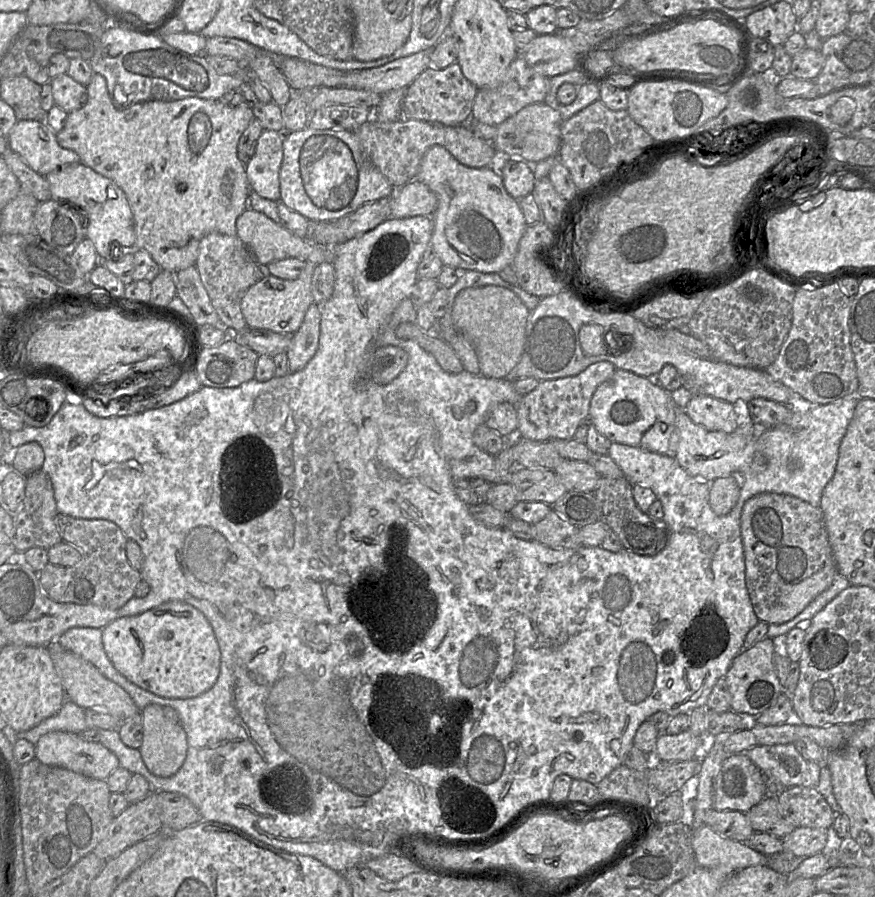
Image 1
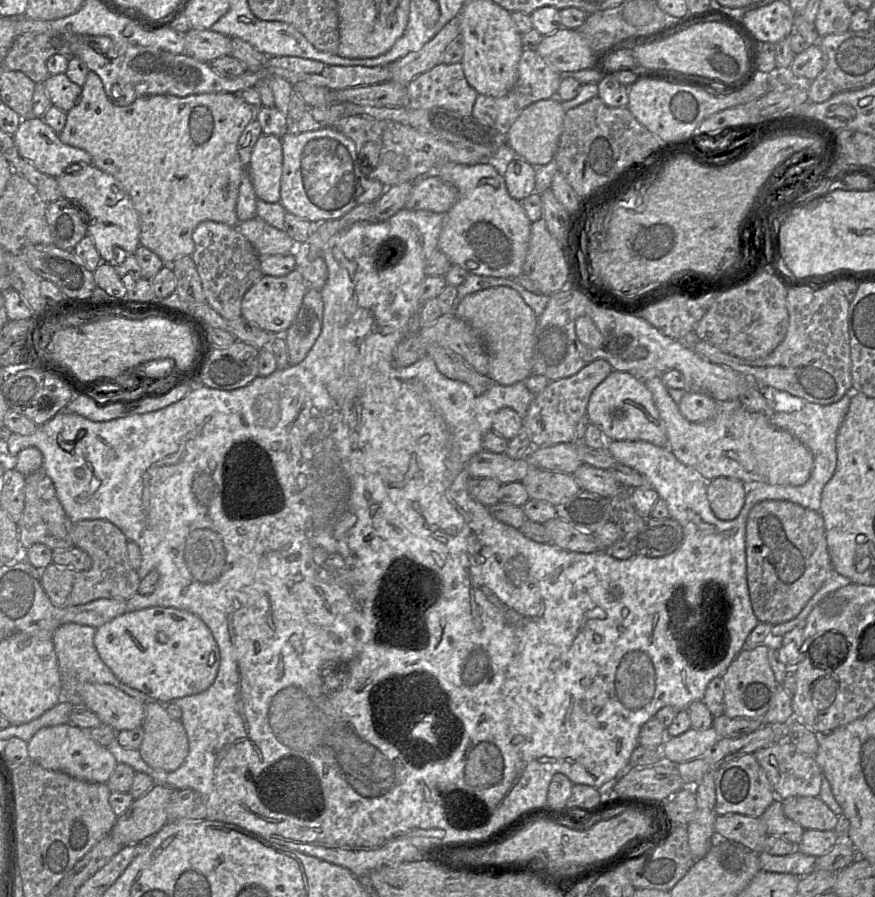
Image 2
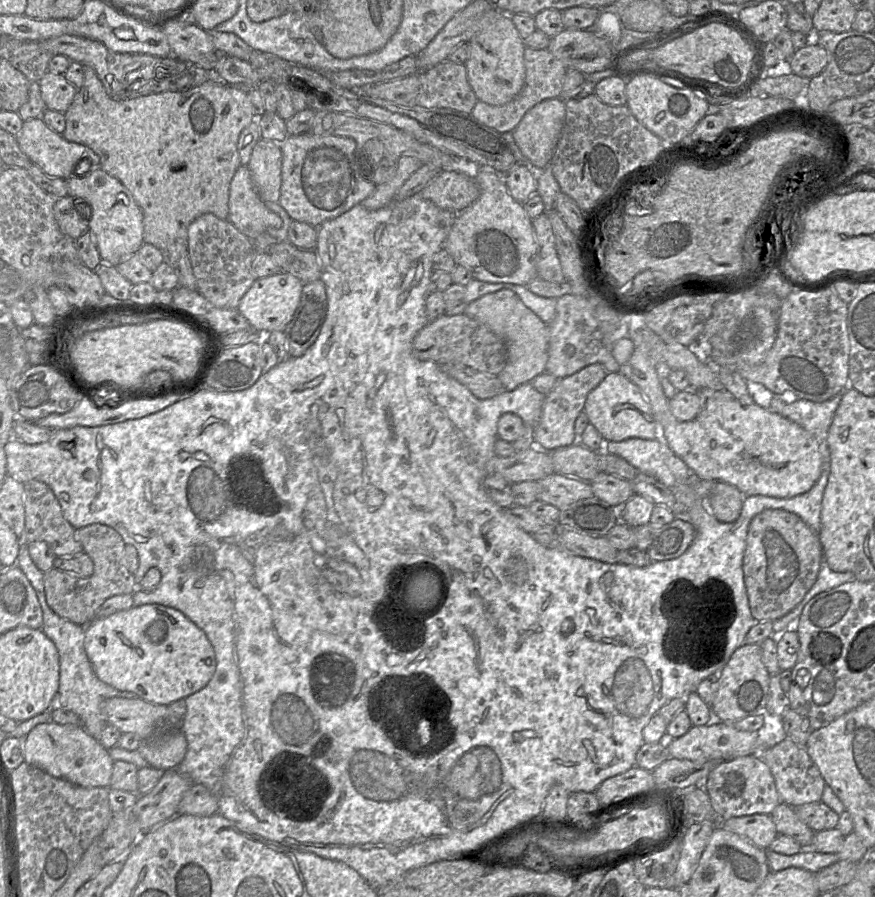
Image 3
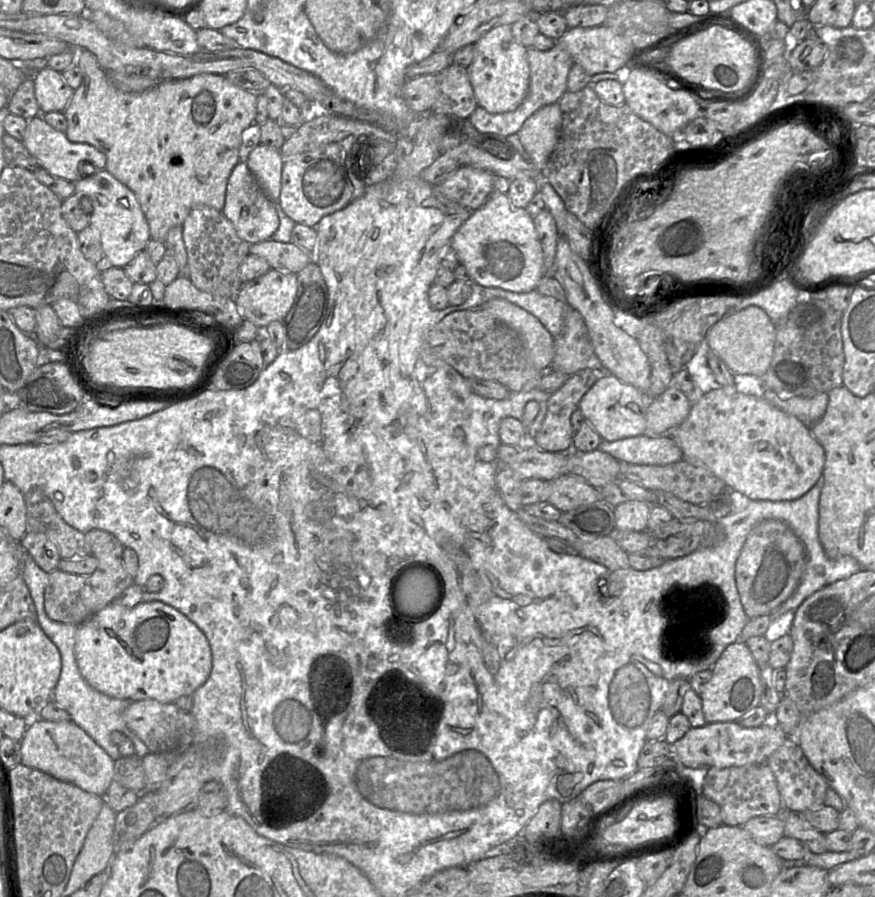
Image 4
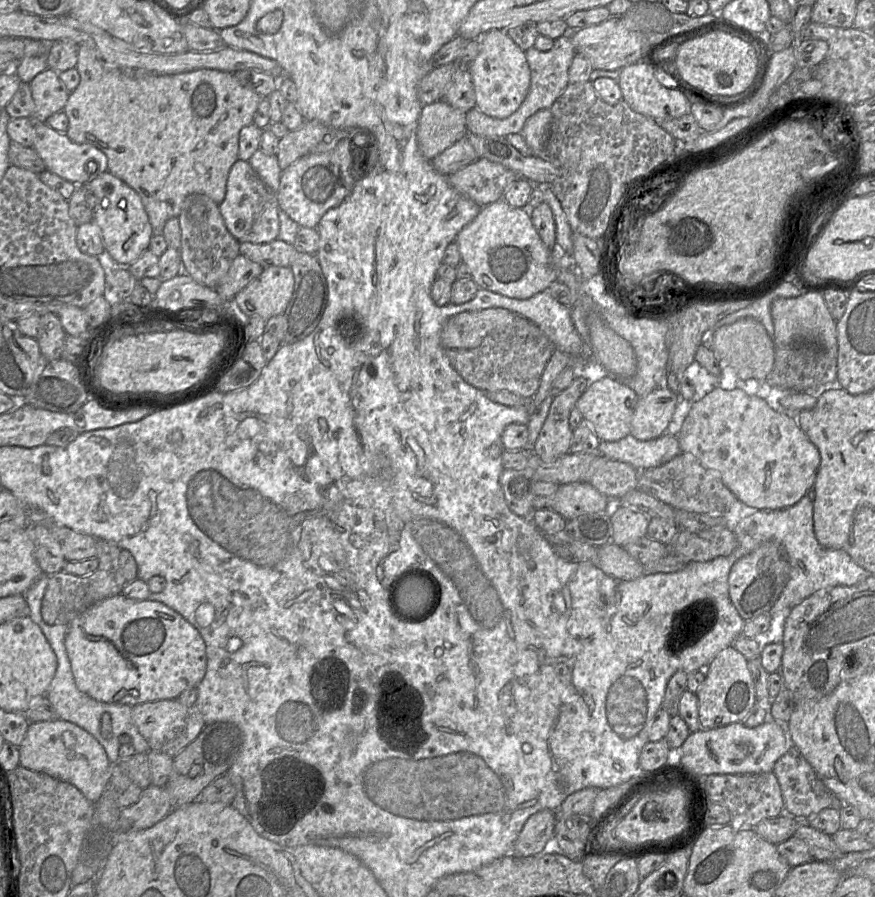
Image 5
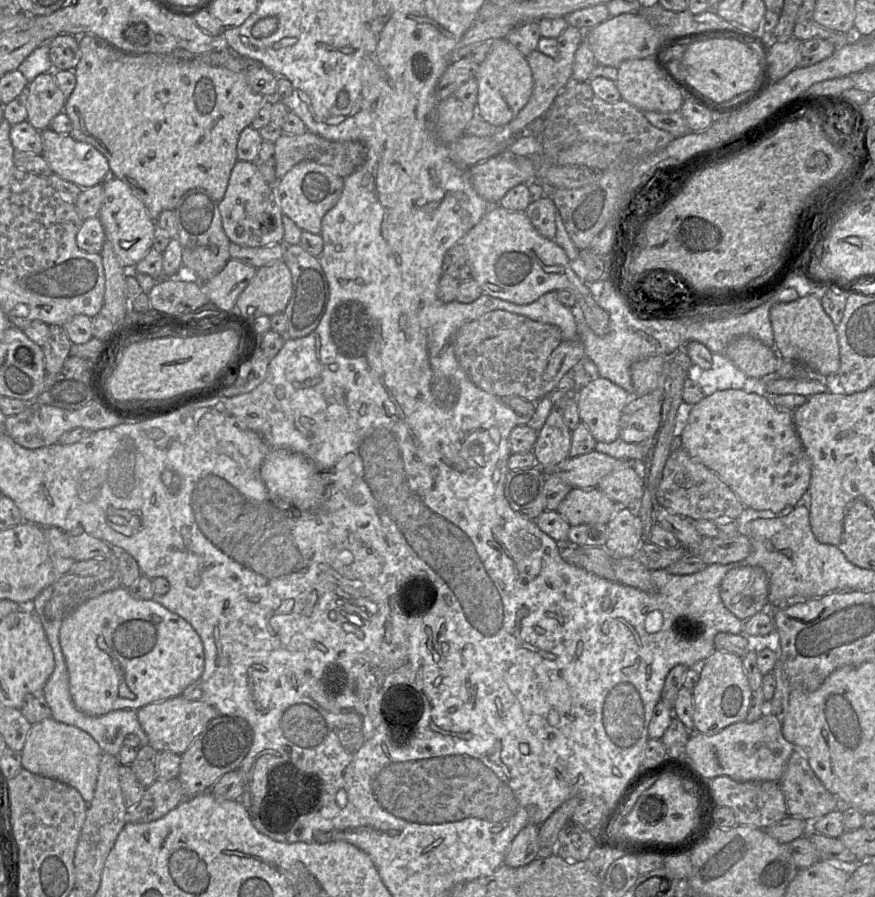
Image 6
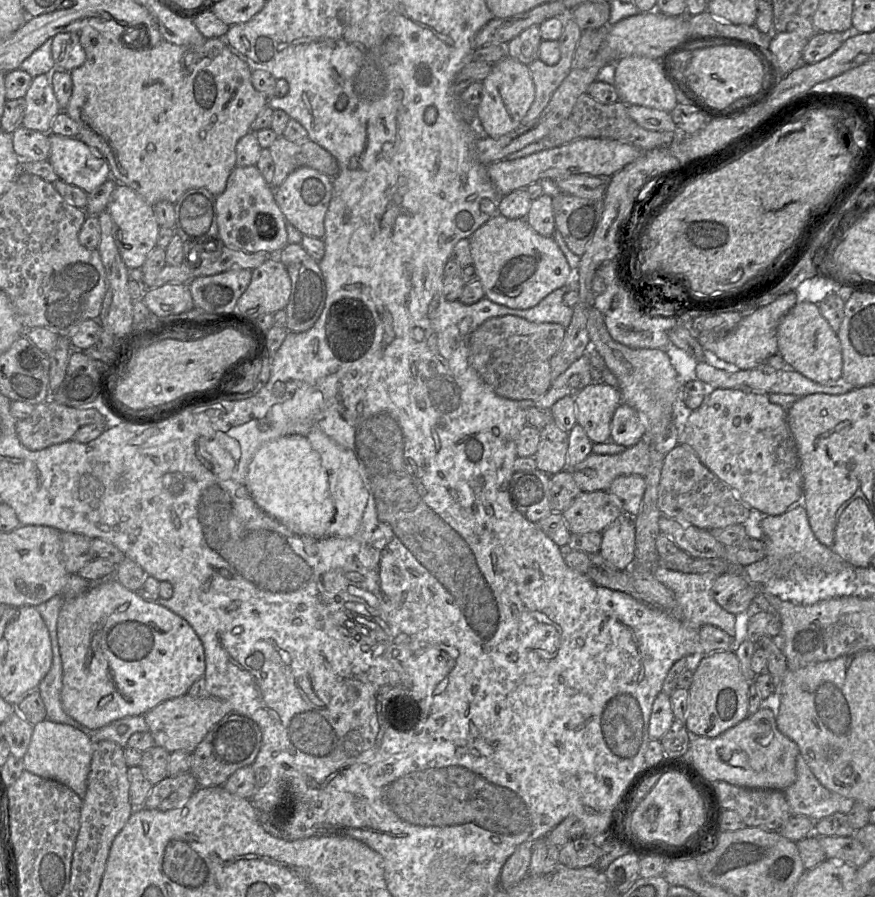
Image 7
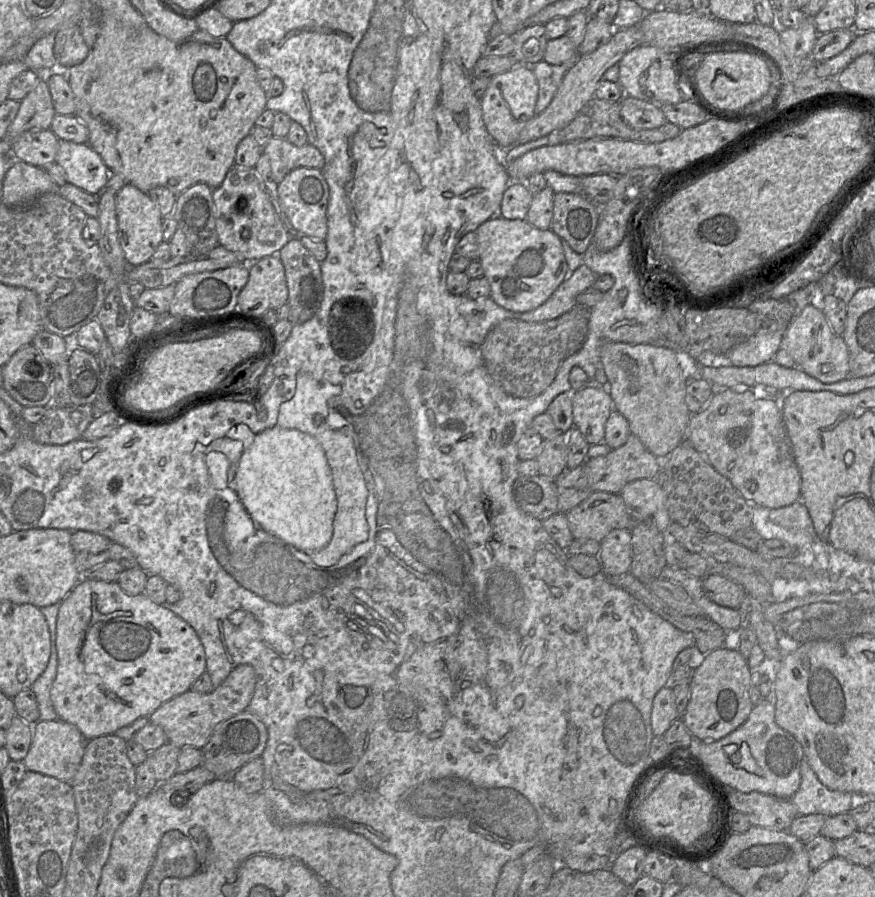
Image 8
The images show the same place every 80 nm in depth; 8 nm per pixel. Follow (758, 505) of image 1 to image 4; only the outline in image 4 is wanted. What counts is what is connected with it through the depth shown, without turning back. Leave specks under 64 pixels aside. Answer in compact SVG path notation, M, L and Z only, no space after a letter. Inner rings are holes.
M764 520L749 533L735 565L735 582L745 613L750 619L769 613L796 590L806 563L800 539L782 521Z

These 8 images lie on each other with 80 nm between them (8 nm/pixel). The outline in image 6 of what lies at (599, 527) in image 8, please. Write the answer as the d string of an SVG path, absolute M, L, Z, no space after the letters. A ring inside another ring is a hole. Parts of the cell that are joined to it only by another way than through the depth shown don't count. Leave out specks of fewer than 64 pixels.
M598 487L572 488L557 508L571 526L586 523L607 524L619 506Z

